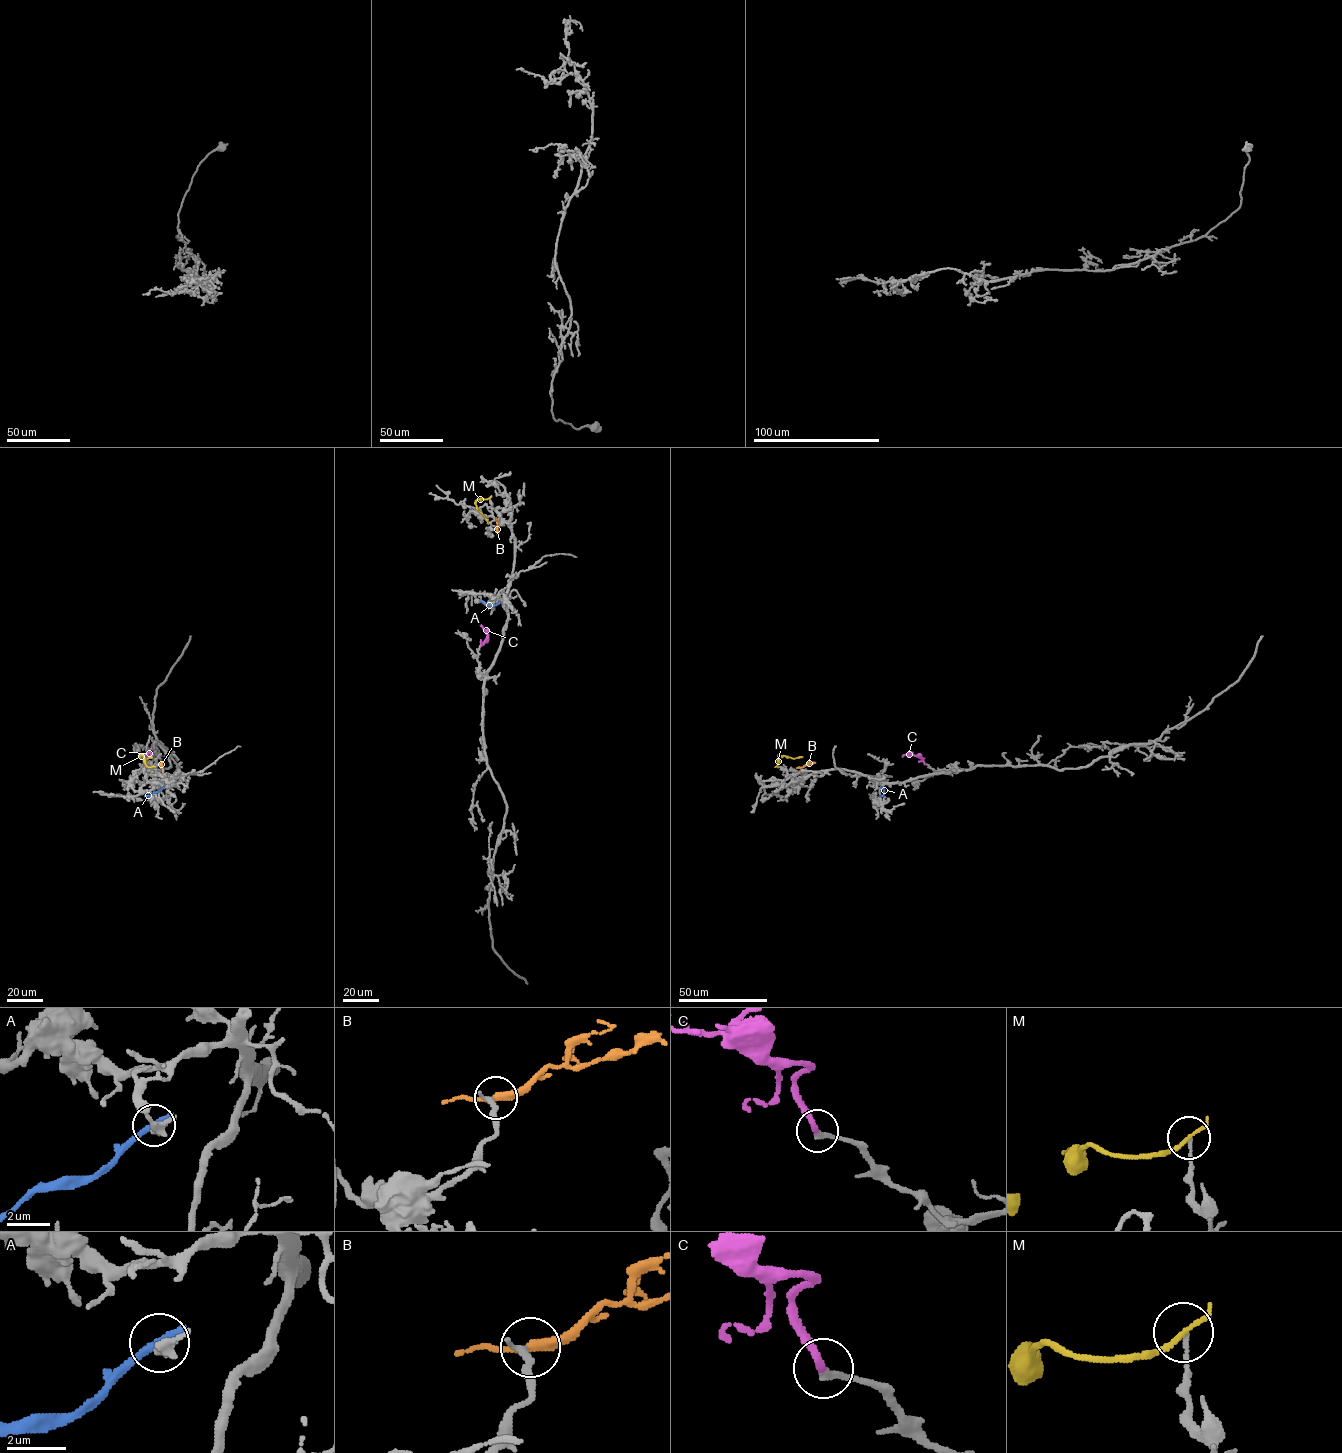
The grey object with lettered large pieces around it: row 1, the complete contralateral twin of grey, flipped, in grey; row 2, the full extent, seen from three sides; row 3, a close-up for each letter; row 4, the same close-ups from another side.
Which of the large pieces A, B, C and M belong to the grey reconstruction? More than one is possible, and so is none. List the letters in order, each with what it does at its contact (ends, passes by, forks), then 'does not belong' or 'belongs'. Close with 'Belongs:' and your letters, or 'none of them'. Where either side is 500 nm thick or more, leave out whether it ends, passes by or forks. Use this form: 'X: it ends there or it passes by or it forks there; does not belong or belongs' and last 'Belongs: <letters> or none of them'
A: it ends there; does not belong
B: it passes by; belongs
C: it ends there; belongs
M: it passes by; does not belong
Belongs: B, C

